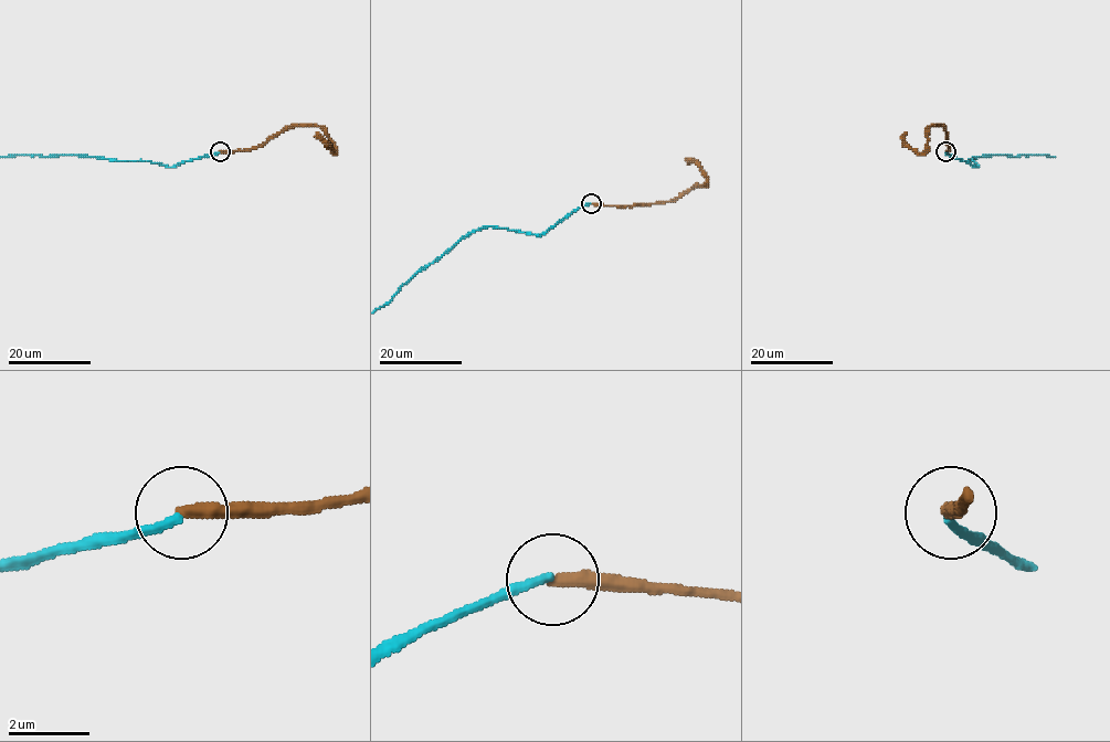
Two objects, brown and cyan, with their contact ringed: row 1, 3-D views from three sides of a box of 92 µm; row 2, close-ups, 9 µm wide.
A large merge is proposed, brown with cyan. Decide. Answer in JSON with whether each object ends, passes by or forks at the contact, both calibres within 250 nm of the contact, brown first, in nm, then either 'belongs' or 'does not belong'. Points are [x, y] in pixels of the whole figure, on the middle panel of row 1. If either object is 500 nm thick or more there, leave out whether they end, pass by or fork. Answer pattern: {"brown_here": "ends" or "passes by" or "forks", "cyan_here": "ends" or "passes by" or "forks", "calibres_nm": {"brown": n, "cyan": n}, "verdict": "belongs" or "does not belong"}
{"brown_here": "ends", "cyan_here": "ends", "calibres_nm": {"brown": 360, "cyan": 200}, "verdict": "does not belong"}

